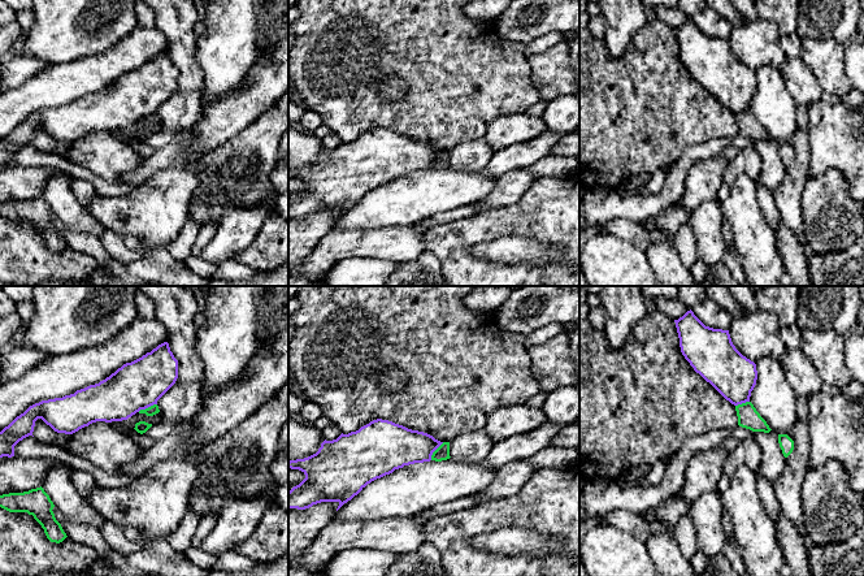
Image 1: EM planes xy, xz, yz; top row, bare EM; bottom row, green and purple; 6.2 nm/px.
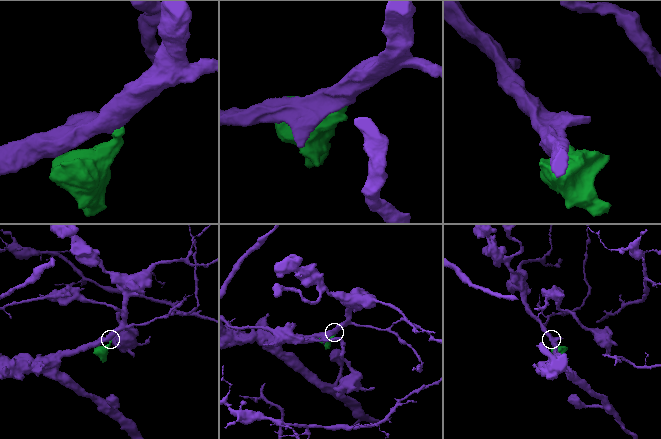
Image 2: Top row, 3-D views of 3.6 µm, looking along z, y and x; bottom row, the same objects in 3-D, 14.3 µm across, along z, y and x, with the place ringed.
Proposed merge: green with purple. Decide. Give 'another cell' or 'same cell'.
another cell

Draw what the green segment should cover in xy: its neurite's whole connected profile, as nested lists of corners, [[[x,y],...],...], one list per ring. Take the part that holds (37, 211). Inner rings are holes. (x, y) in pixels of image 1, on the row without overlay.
[[[42,195],[23,202],[3,203],[0,204],[0,216],[9,221],[32,224],[51,251],[60,252],[68,246],[55,226],[53,211]]]

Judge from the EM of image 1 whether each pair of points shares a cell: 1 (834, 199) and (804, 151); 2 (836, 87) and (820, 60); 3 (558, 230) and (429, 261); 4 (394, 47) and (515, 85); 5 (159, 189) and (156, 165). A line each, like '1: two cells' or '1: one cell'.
1: two cells
2: one cell
3: two cells
4: one cell
5: two cells

